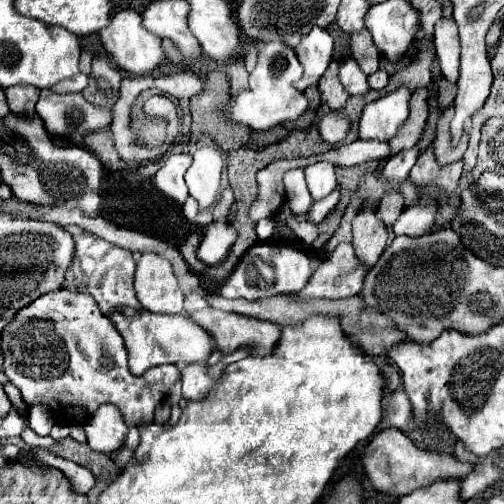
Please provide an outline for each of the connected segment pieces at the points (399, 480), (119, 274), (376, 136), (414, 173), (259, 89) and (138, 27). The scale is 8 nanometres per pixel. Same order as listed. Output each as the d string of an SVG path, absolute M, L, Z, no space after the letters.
M382 429L370 439L370 443L364 447L364 453L362 453L362 467L374 491L392 495L392 497L408 495L416 489L432 485L438 479L464 479L472 469L470 465L456 461L448 453L432 453L432 451L418 449L398 429Z
M66 227L66 231L70 231L74 237L76 259L74 267L70 267L66 273L66 281L62 287L70 291L82 291L94 297L102 315L106 315L122 333L126 349L130 353L130 371L134 375L144 375L144 371L166 363L188 365L188 363L206 363L210 359L216 347L210 331L192 323L184 315L152 313L142 307L134 291L136 265L130 251L104 239L98 239L82 231L80 227Z
M402 87L392 95L386 95L366 105L358 123L358 137L374 141L390 141L408 117L408 101L410 91Z
M432 145L418 157L416 165L412 167L408 179L412 185L428 189L428 191L442 191L446 195L458 189L458 181L462 175L462 163L452 163L448 167L440 167L434 159Z
M270 43L270 51L258 51L256 69L250 73L248 89L244 89L238 97L228 99L224 115L234 123L248 125L254 131L268 131L284 121L296 121L308 109L308 99L296 89L300 75L302 67L294 49L284 43Z
M126 9L126 11L120 11L114 17L110 17L110 25L104 31L100 31L100 39L102 39L104 49L114 57L116 65L128 73L146 75L164 61L160 37L156 37L144 29L142 17L136 11Z

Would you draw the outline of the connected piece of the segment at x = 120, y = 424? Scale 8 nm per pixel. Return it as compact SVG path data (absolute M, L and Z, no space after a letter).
M102 405L84 425L86 441L92 451L110 455L122 445L122 439L128 431L116 405Z

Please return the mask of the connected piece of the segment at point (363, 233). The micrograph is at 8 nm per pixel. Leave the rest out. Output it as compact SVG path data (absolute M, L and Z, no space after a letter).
M366 205L354 219L352 223L354 231L354 251L360 263L366 267L374 267L376 259L382 255L386 249L386 239L388 239L388 229L386 225L376 217L374 207Z

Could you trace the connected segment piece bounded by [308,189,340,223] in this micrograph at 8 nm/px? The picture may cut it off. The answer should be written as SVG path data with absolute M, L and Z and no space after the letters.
M336 189L336 191L330 193L324 201L314 203L314 205L310 207L310 211L308 211L308 221L310 221L310 223L320 223L320 221L328 215L328 211L334 209L334 205L338 203L338 197L340 197L340 191Z

